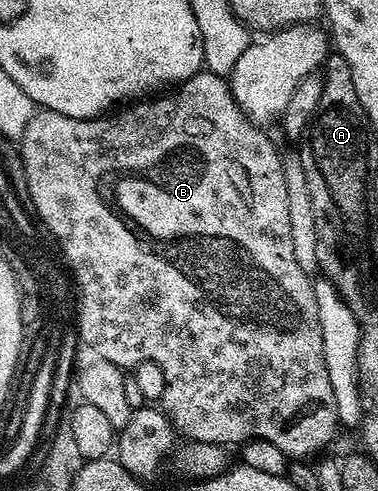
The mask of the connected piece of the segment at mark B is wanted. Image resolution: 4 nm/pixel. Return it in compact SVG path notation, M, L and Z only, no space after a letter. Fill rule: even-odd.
M199 72L179 83L178 90L180 94L172 94L169 98L156 96L151 100L140 100L99 118L71 118L53 110L37 109L18 139L20 159L26 168L26 184L30 188L31 209L36 210L43 225L52 226L59 238L64 238L64 246L68 246L68 254L72 254L72 262L76 262L76 274L80 274L80 286L84 286L84 309L78 313L79 341L83 345L85 342L95 357L110 360L121 368L135 368L143 362L158 364L166 376L162 409L185 439L228 446L232 442L245 444L261 438L280 448L288 460L311 459L311 454L331 447L332 437L338 433L338 419L334 390L330 388L330 376L326 372L316 287L294 257L285 167L280 164L280 154L275 144L263 134L264 130L241 112L223 77ZM120 196L142 196L146 230L144 226L134 226L134 230L142 230L142 236L136 238L142 240L144 248L126 234L128 220L126 230L120 226L120 220L116 222L120 216Z

